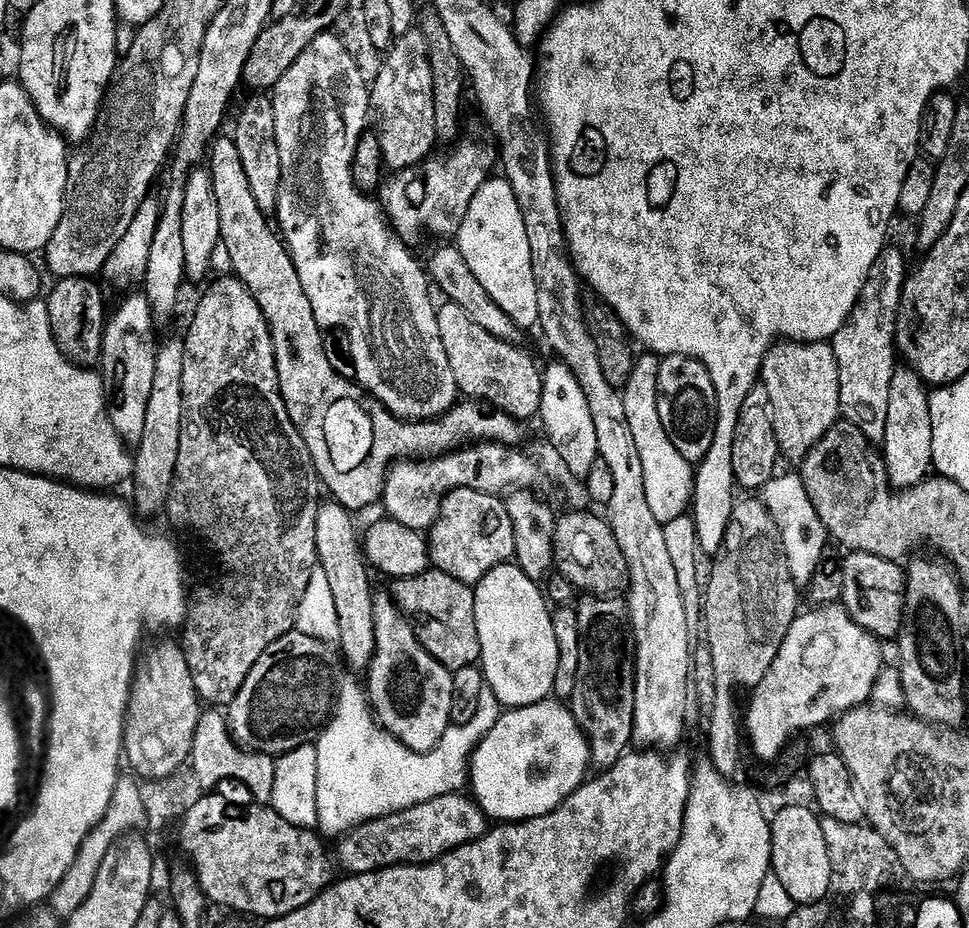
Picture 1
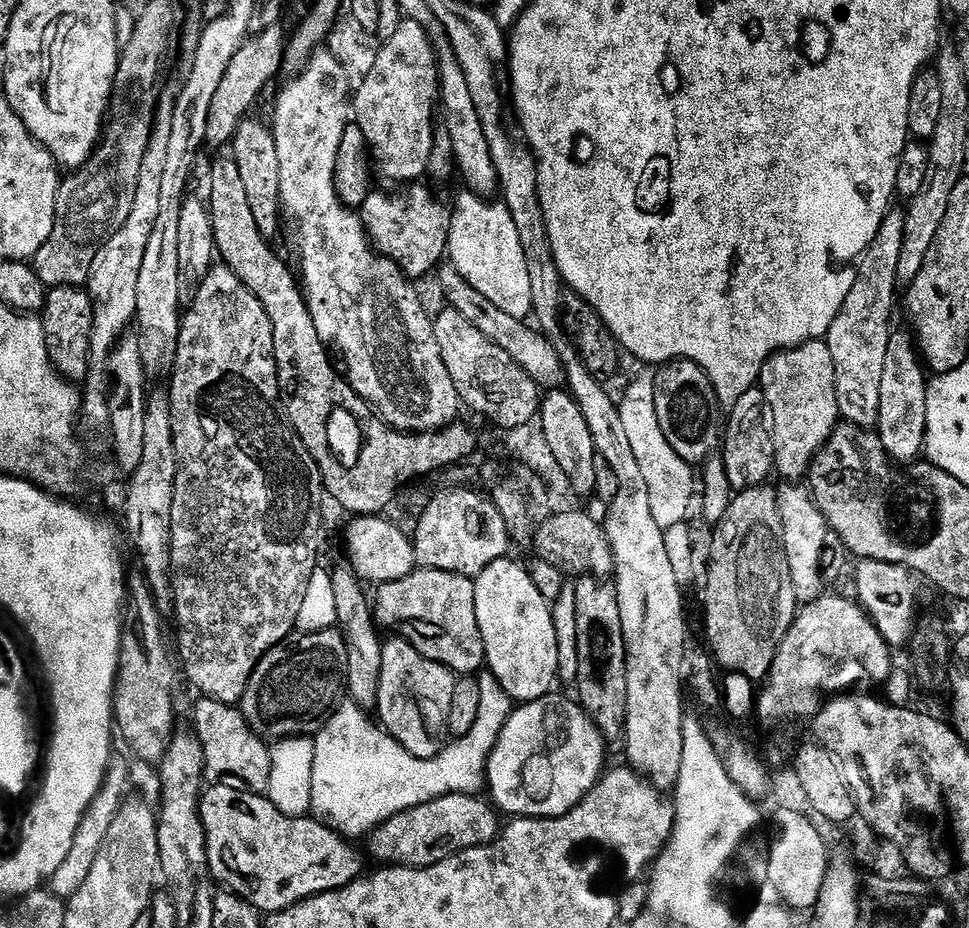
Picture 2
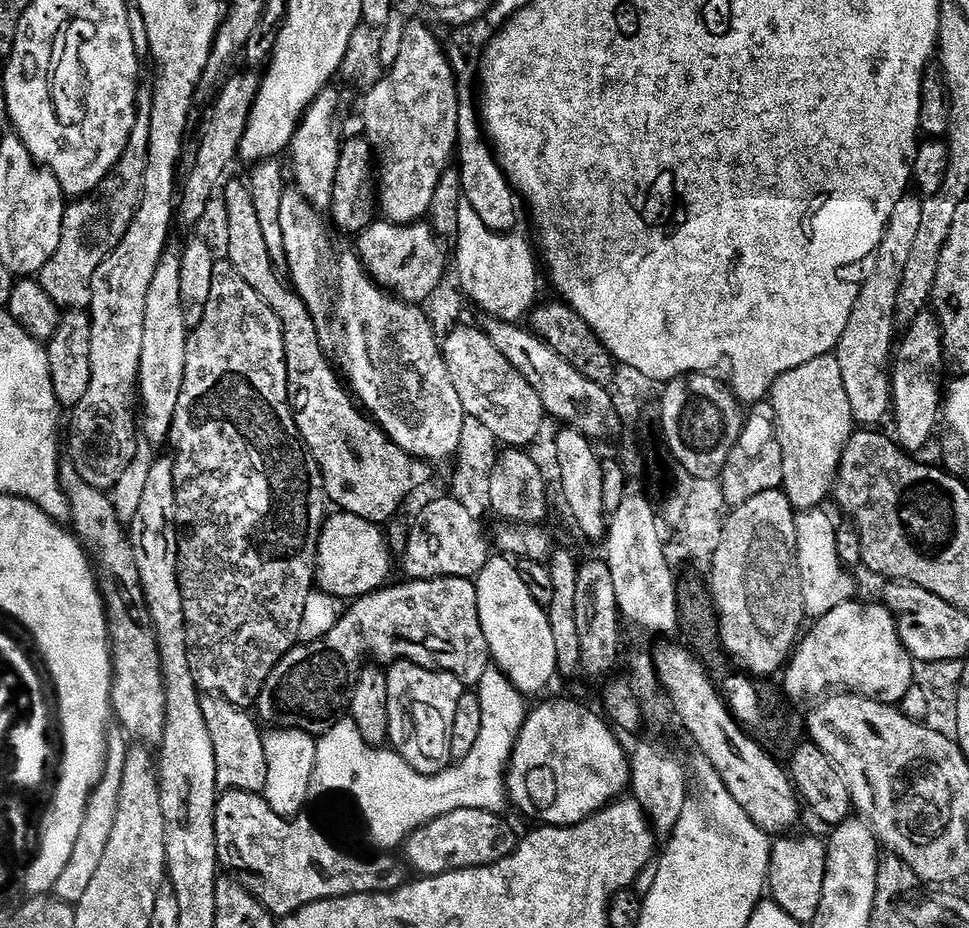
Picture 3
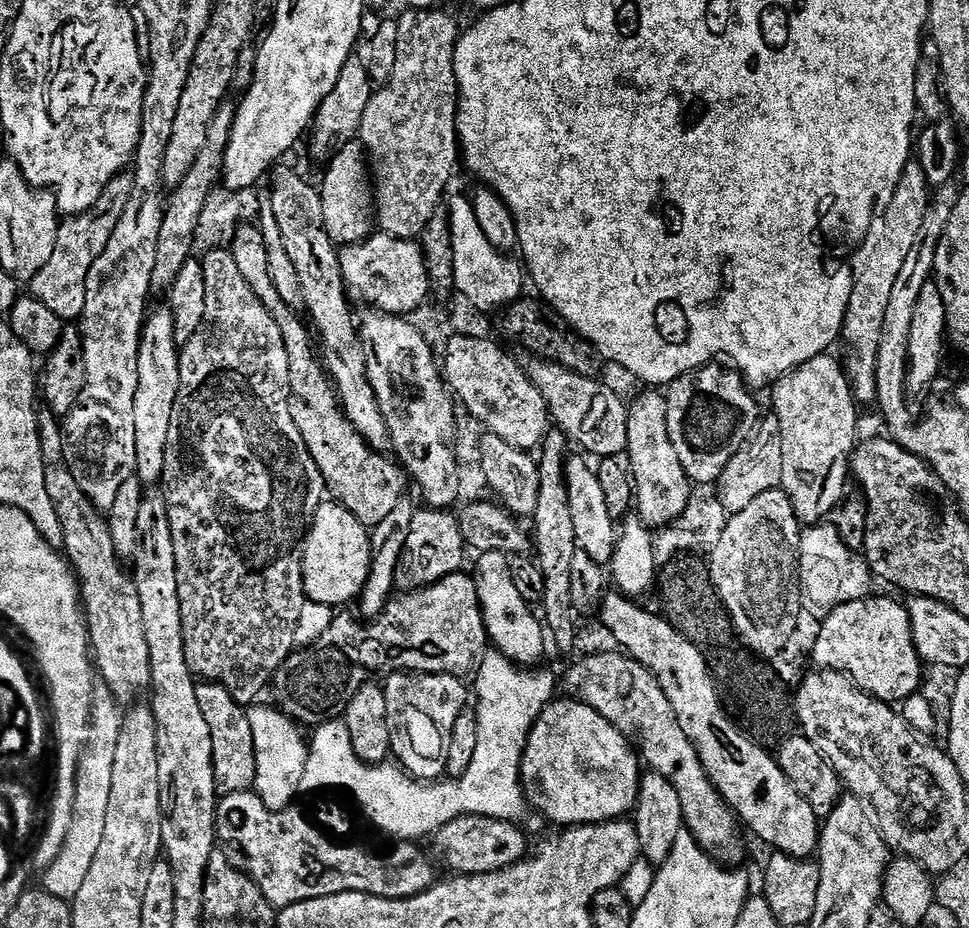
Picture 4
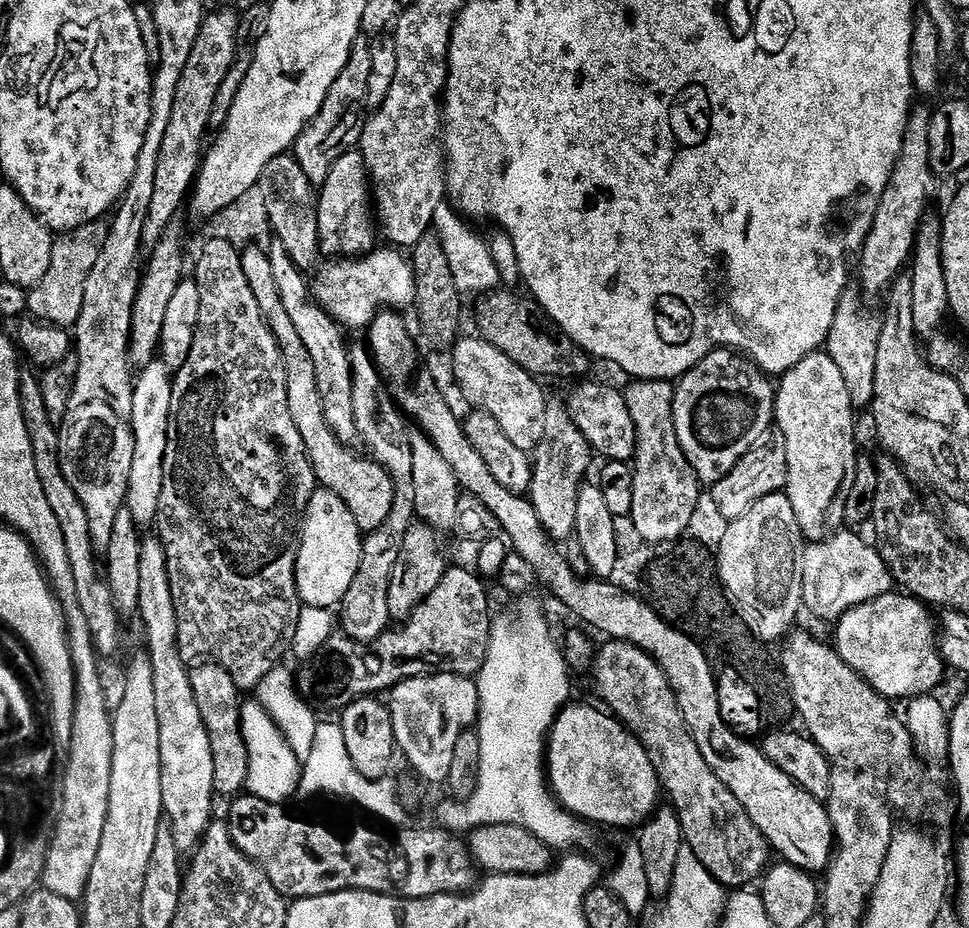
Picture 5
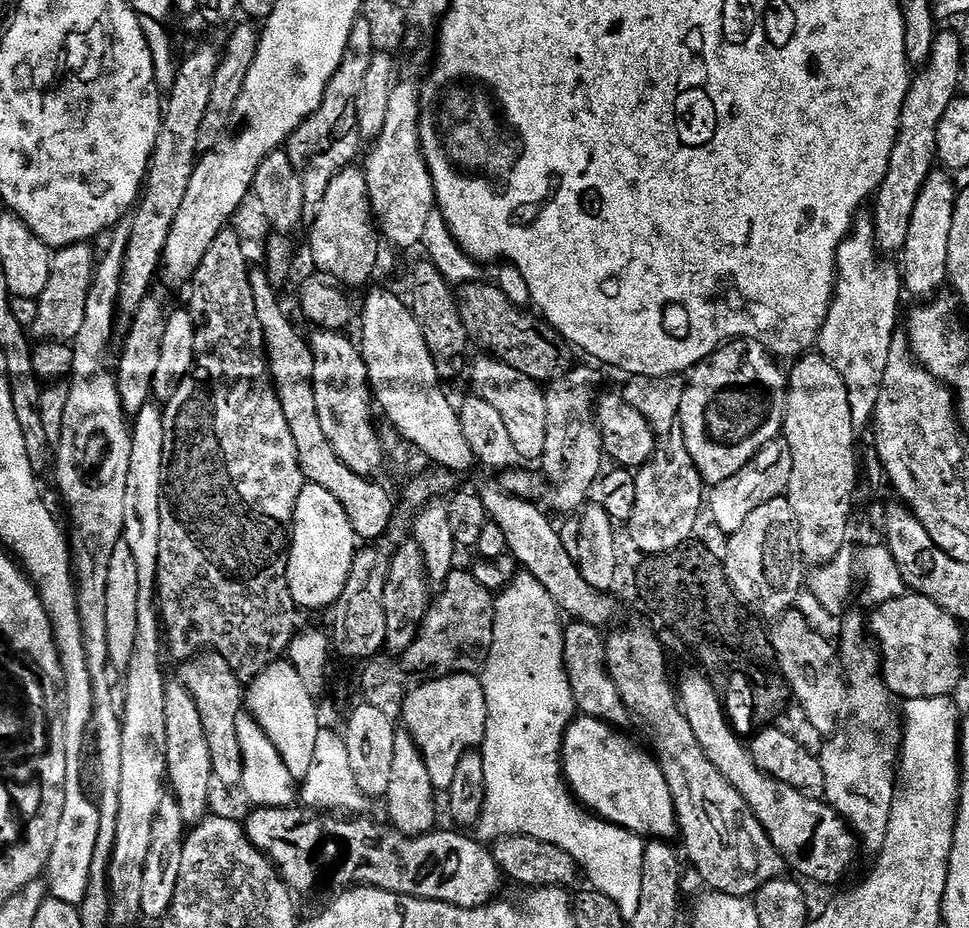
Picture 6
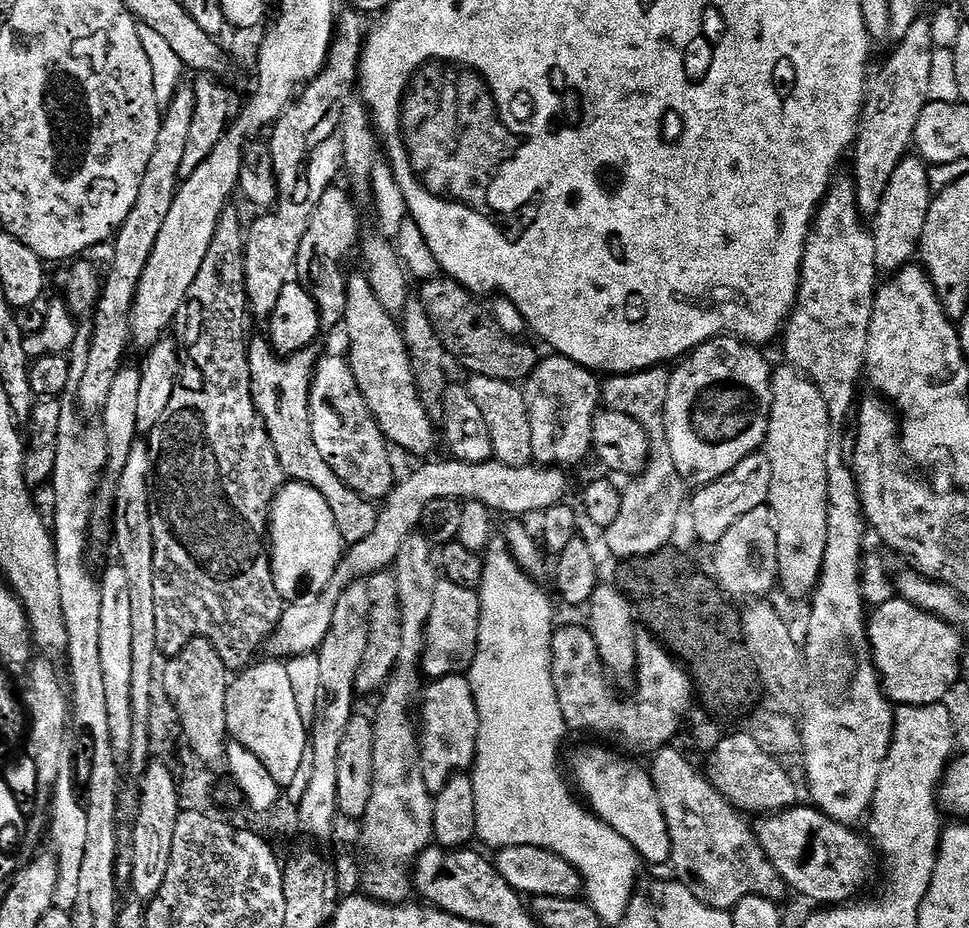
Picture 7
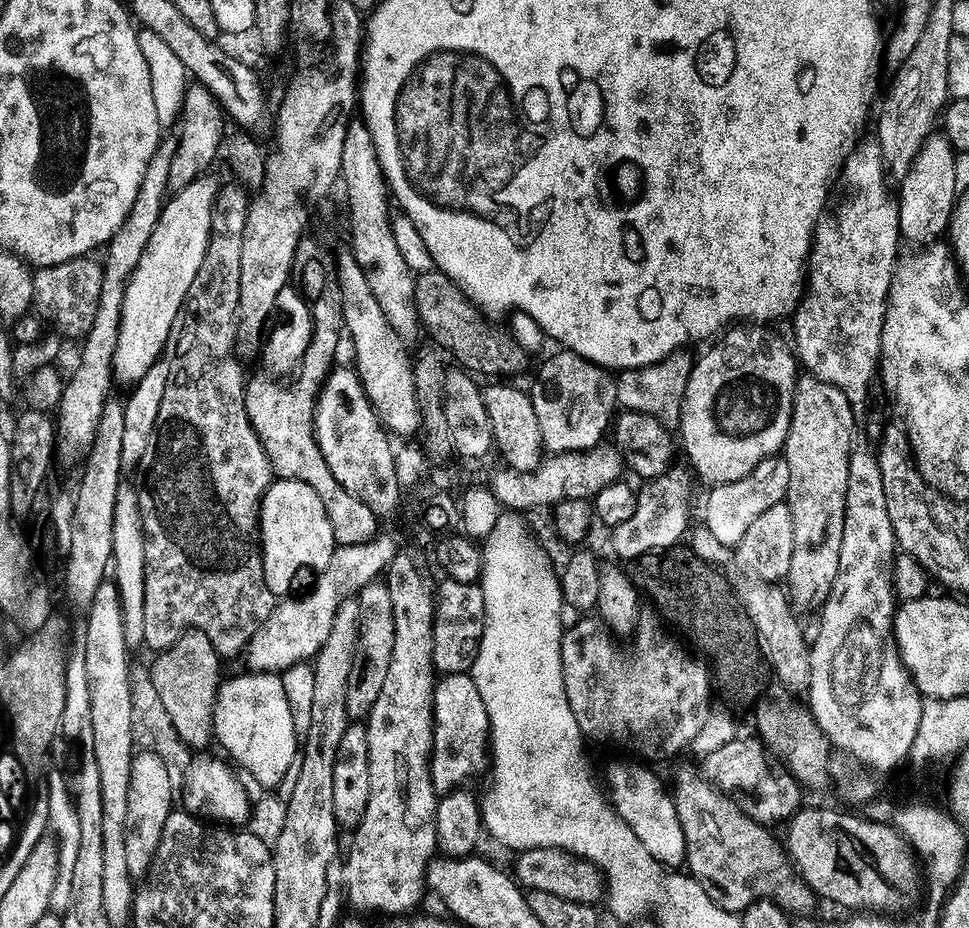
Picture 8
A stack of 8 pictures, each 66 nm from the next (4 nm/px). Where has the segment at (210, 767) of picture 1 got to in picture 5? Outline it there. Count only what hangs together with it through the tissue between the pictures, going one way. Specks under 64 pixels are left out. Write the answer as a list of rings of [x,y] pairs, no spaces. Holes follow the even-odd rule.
[[[215,662],[197,663],[189,671],[188,677],[194,698],[198,701],[198,711],[202,713],[202,722],[210,734],[210,754],[214,754],[215,795],[235,797],[245,791],[250,770],[250,758],[246,754],[240,721],[242,690],[234,678],[230,678],[228,671]]]

